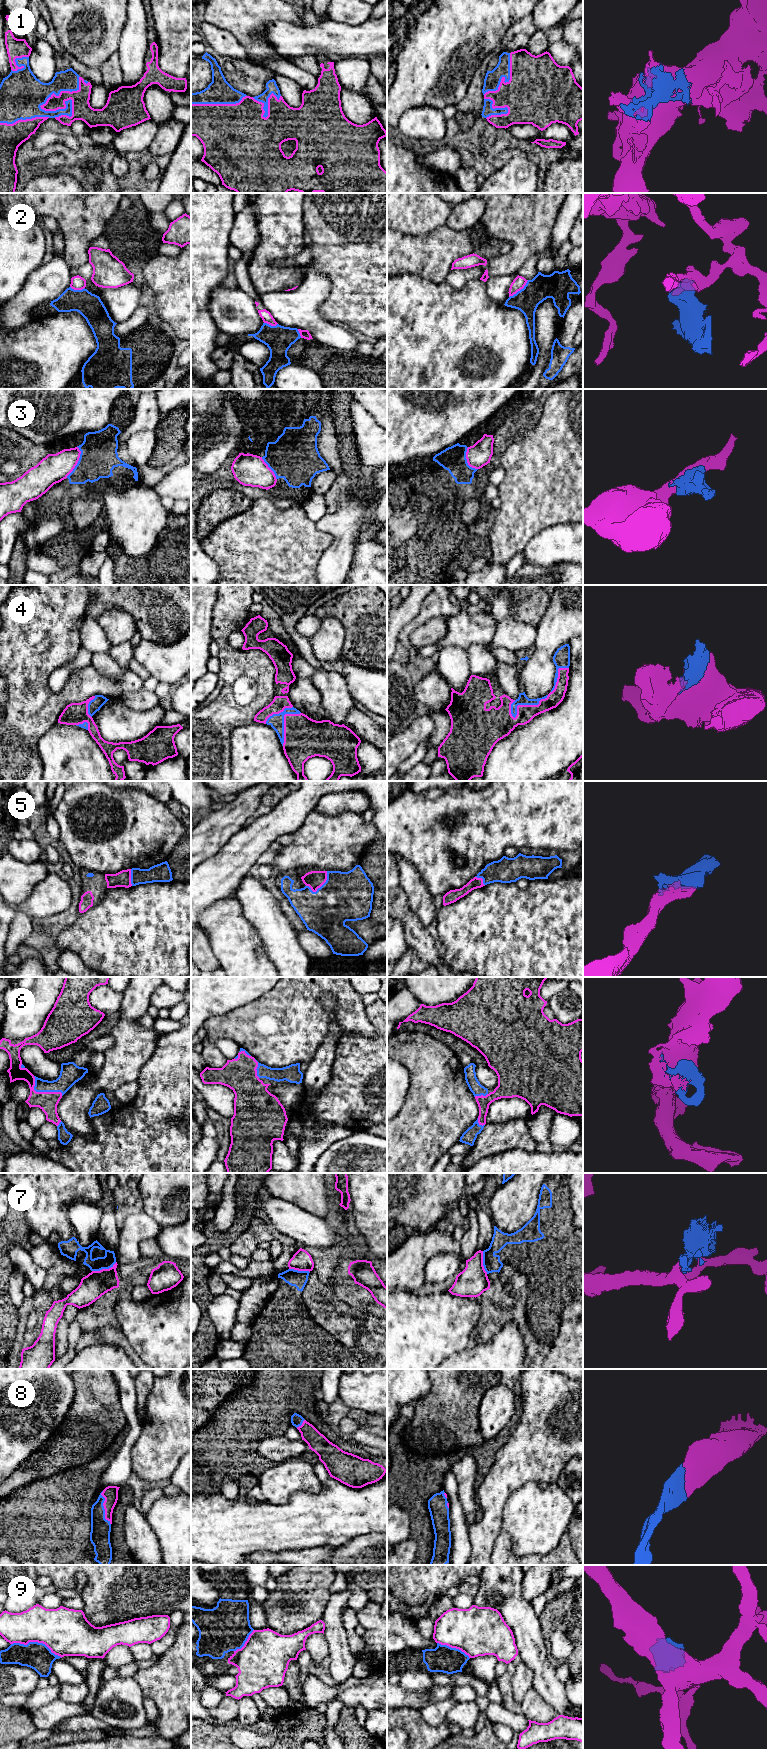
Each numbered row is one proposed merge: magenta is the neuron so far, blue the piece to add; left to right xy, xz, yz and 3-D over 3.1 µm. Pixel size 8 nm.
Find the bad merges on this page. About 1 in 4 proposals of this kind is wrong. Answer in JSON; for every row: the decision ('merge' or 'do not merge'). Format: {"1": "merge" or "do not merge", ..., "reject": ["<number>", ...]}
{"1": "merge", "2": "do not merge", "3": "do not merge", "4": "merge", "5": "merge", "6": "merge", "7": "do not merge", "8": "merge", "9": "do not merge", "reject": ["2", "3", "7", "9"]}

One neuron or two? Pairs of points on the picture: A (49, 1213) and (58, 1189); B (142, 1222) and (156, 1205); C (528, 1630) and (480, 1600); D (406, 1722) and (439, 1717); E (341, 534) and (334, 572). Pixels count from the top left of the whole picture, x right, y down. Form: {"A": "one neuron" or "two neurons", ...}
{"A": "one neuron", "B": "two neurons", "C": "one neuron", "D": "two neurons", "E": "one neuron"}

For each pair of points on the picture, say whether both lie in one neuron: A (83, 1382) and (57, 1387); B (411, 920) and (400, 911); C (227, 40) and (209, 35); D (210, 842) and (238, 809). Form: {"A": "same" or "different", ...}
{"A": "different", "B": "same", "C": "same", "D": "same"}

